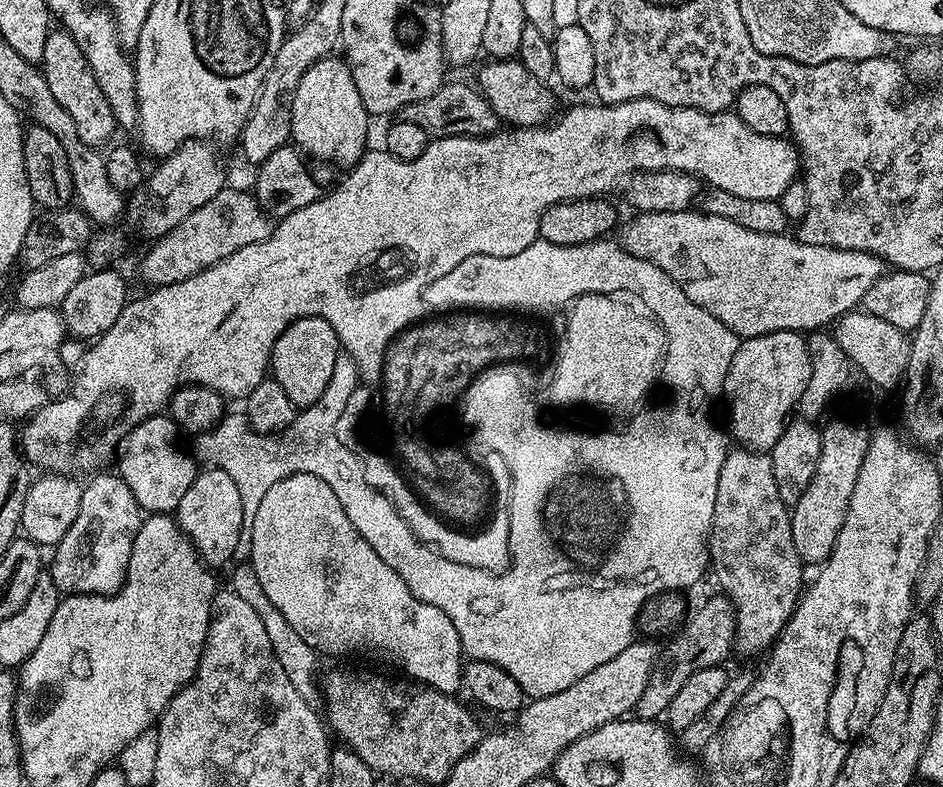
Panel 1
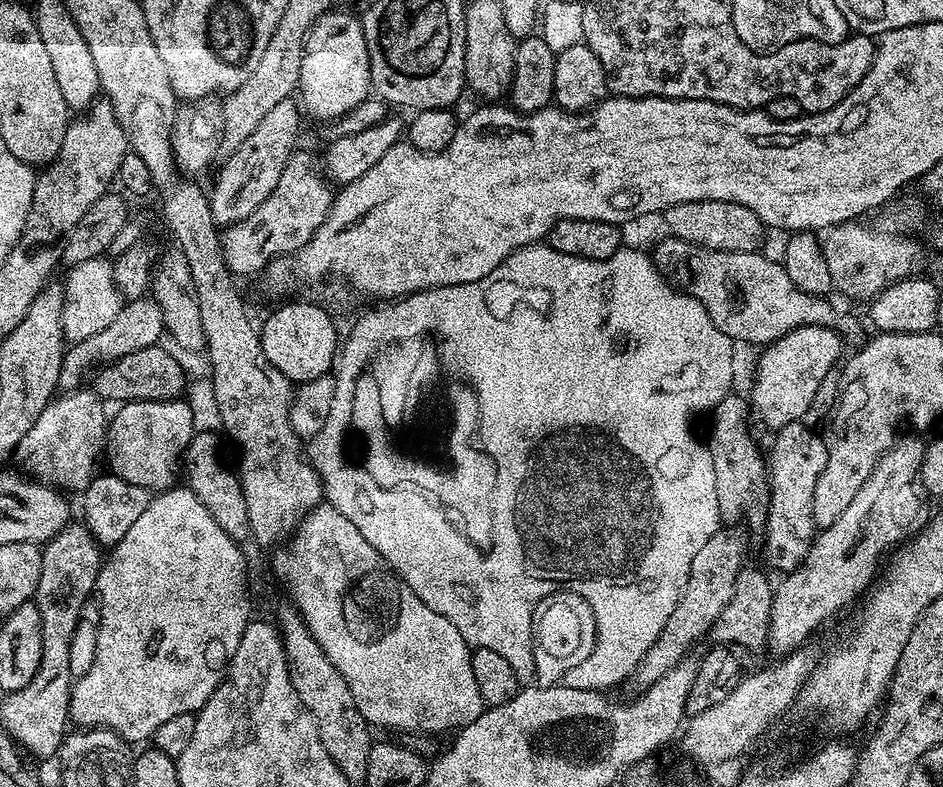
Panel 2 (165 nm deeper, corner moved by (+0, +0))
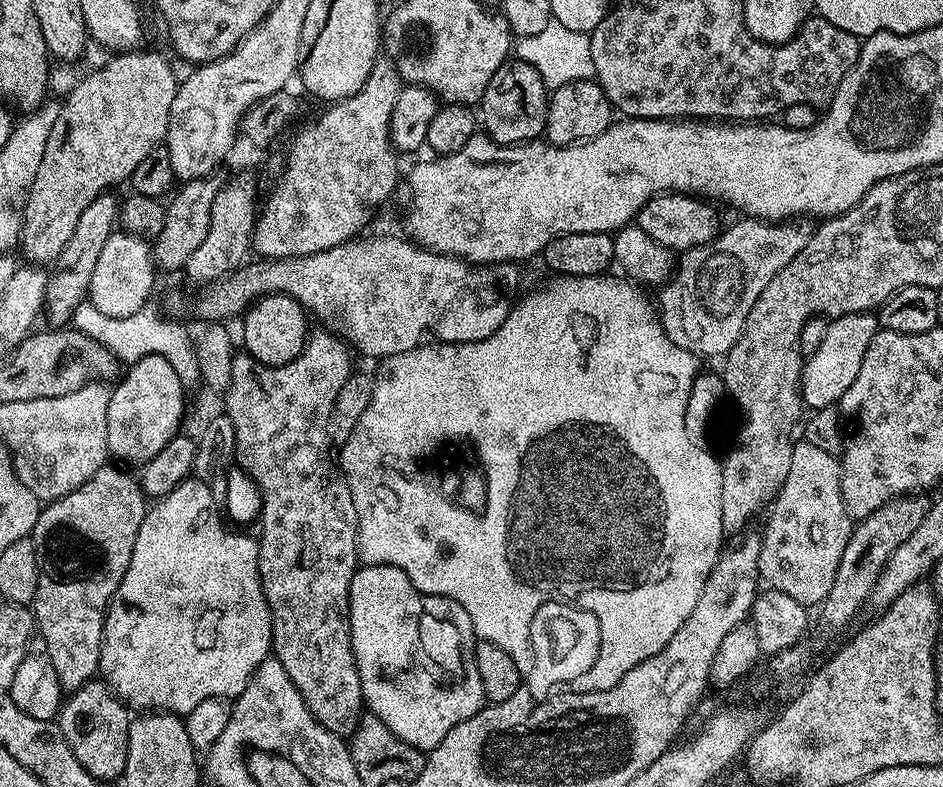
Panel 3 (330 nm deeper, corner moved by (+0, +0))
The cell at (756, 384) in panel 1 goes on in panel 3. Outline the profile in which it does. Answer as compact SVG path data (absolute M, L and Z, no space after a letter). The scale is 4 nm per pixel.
M855 312L835 317L829 323L821 345L806 356L800 369L800 399L809 409L830 408L839 405L842 394L850 390L858 370L862 370L862 358L866 358L866 346L876 337L878 320L872 312Z

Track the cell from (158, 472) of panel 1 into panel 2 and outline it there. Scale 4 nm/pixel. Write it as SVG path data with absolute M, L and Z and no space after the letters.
M187 399L179 400L130 400L119 405L120 408L108 421L106 433L106 460L111 475L122 478L134 486L142 486L150 494L159 494L177 483L176 472L181 471L184 452L191 442L194 429L190 418Z

